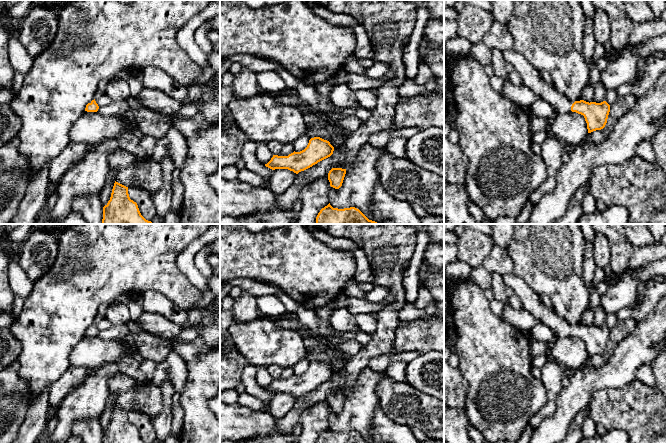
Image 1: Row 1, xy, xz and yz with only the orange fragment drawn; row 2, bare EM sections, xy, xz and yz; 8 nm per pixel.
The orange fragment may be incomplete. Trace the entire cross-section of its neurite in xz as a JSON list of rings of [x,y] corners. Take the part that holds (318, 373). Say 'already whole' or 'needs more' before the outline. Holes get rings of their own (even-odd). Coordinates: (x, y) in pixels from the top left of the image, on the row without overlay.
already whole; [[[314,361],[309,364],[309,367],[304,374],[300,376],[294,375],[288,380],[273,379],[265,390],[272,394],[288,393],[298,398],[330,381],[333,378],[333,375],[334,371],[329,365],[320,361]]]

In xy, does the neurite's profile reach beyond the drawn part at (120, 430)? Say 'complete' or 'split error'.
complete

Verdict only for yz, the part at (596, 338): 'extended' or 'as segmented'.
extended

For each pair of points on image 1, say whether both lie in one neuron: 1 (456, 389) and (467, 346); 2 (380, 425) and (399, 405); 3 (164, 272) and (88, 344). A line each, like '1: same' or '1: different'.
1: different
2: different
3: different

